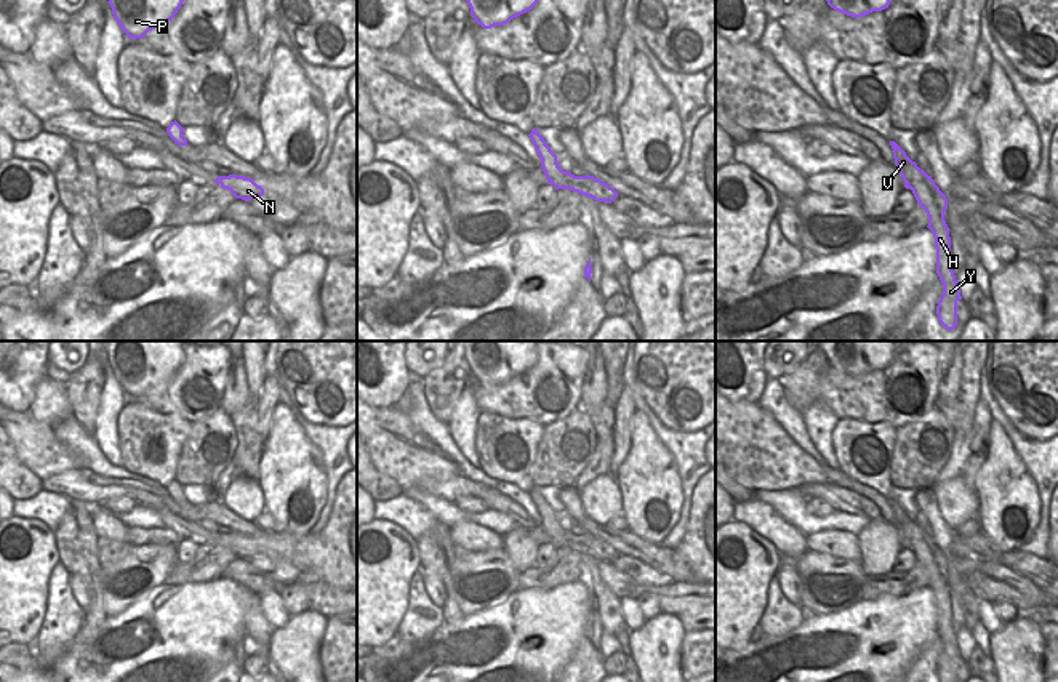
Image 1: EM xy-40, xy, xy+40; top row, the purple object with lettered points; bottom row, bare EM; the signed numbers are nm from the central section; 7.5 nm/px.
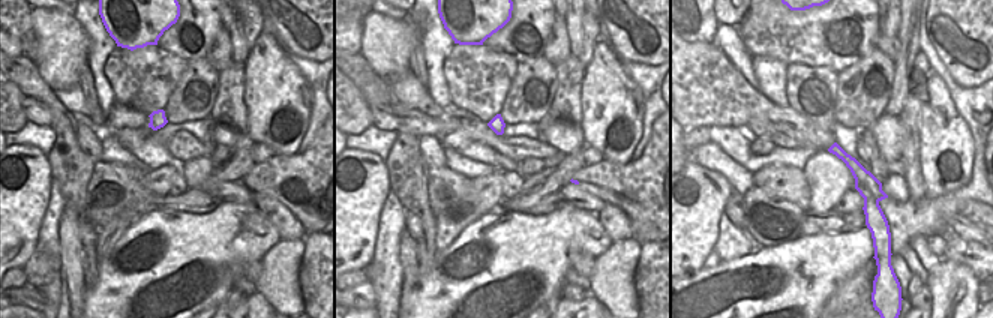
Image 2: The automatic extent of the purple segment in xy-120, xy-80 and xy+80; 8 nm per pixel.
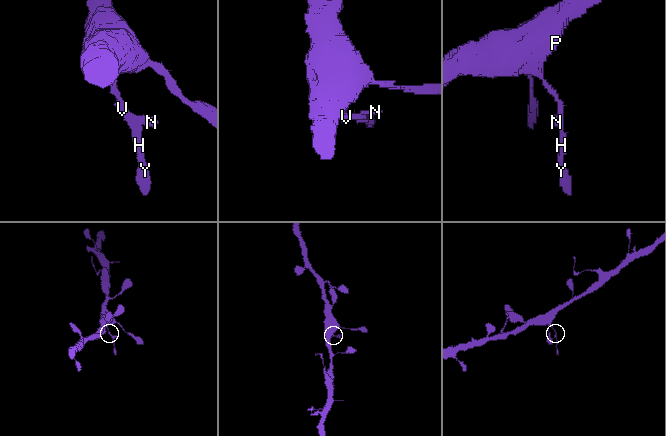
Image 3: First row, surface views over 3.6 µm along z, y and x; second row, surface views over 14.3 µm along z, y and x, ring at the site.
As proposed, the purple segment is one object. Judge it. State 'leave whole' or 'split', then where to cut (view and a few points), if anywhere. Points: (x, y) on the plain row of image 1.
leave whole; cut none

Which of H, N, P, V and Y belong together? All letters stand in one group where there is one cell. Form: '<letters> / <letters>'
H N P V Y

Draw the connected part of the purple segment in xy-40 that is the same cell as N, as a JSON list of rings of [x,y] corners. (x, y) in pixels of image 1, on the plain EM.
[[[218,535],[214,541],[219,543],[222,548],[230,549],[235,557],[242,557],[245,560],[264,552],[264,548],[261,544],[258,544],[251,536],[245,535]]]

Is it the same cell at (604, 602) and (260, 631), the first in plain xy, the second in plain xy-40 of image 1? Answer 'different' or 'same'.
same

